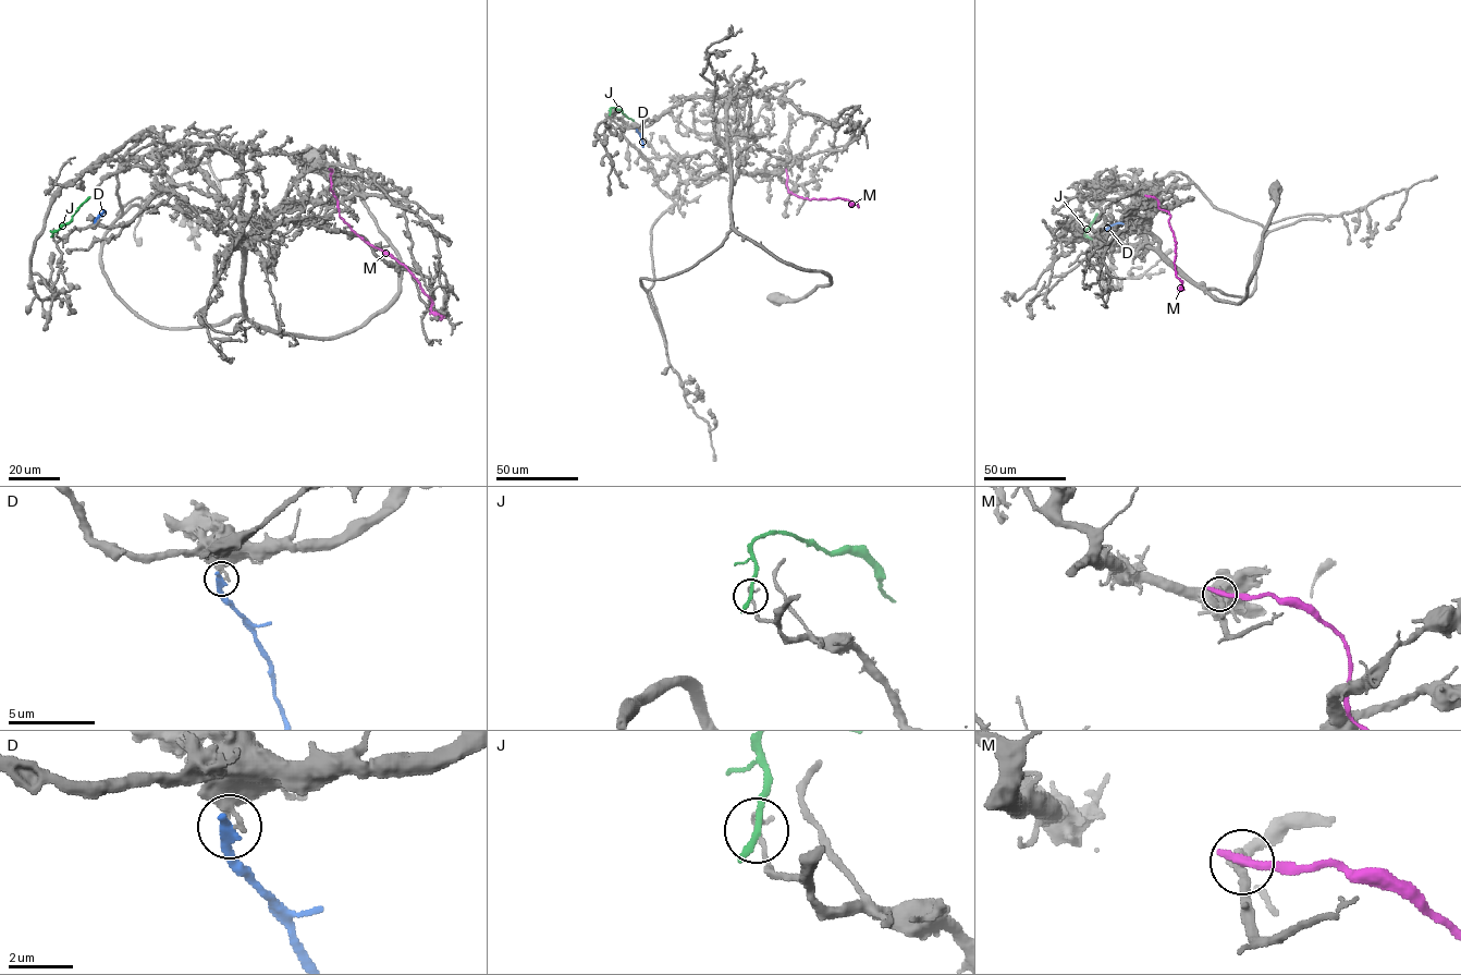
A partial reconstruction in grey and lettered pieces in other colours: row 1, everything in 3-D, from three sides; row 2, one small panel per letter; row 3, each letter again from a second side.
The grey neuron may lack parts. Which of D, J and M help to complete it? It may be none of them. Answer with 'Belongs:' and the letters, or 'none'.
Belongs: D

